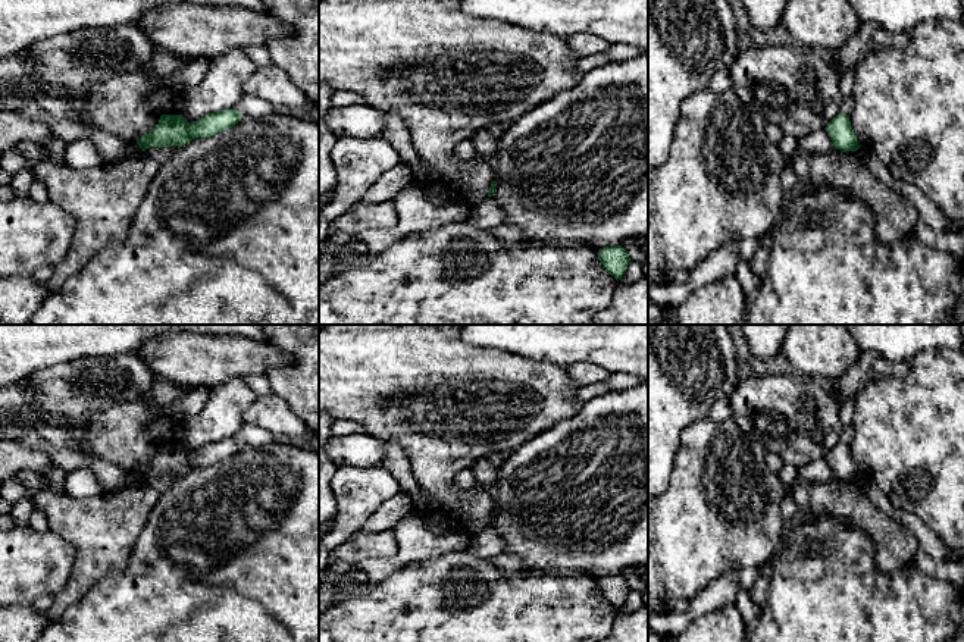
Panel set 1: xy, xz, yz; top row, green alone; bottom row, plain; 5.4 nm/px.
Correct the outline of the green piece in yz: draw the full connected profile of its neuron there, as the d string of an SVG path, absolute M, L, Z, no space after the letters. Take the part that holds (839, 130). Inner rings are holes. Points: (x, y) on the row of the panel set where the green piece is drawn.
M839 113L824 128L835 148L841 151L857 151L858 140L851 126L849 115Z

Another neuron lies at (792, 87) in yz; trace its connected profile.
M755 46L741 50L729 66L732 90L739 101L761 115L767 123L776 123L785 135L796 140L816 131L841 113L844 95L839 90L841 76L810 47Z

